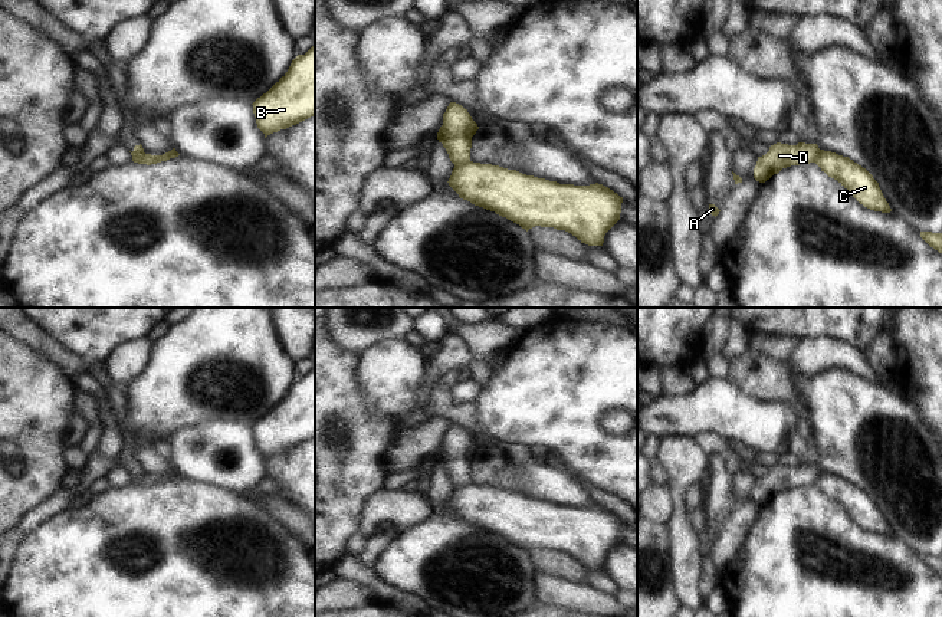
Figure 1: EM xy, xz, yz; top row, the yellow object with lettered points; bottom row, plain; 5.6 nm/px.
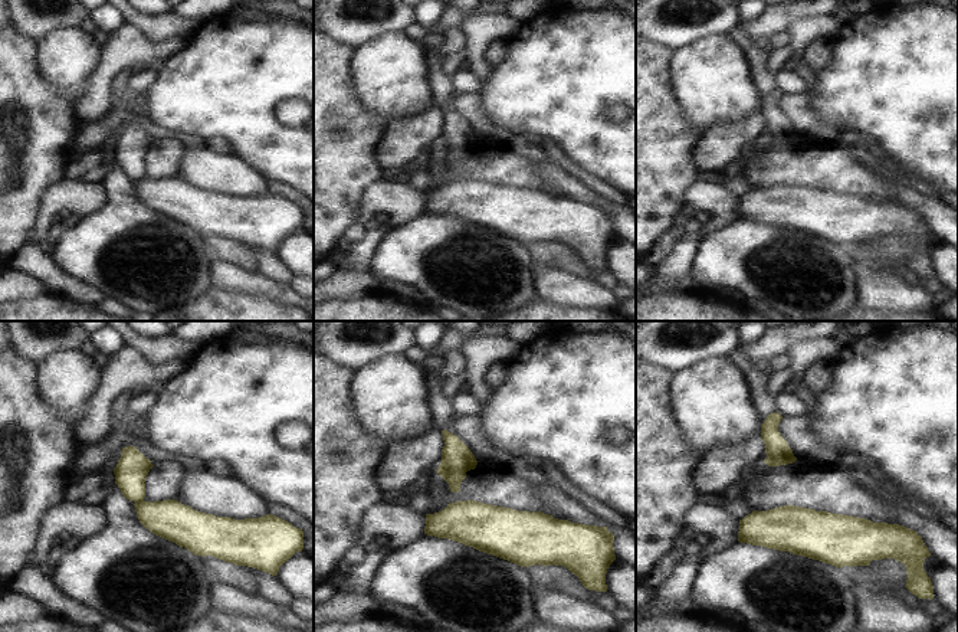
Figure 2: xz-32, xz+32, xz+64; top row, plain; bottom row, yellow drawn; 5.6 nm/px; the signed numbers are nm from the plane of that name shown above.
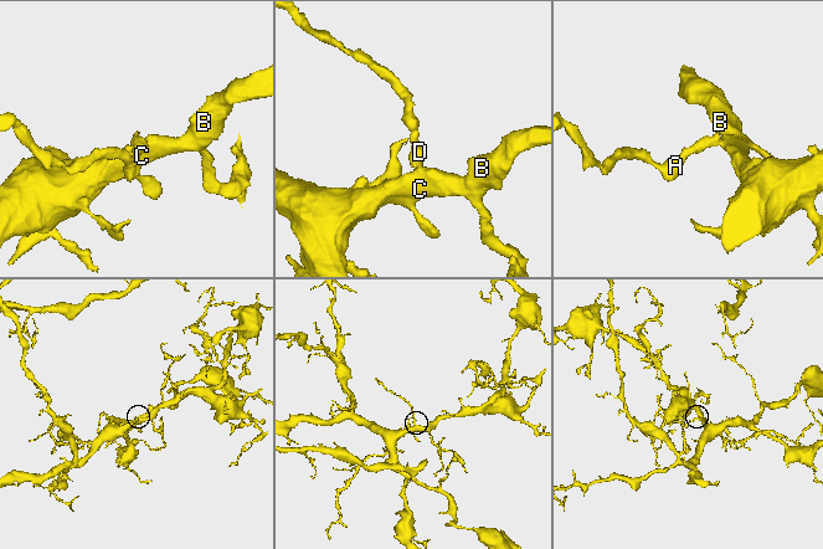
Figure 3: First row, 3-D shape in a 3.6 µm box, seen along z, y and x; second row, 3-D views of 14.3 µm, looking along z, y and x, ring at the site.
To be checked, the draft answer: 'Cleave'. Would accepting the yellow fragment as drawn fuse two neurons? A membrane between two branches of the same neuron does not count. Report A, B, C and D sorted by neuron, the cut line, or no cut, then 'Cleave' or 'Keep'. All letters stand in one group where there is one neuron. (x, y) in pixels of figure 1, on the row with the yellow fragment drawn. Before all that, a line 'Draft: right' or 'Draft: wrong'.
Draft: right
Groups: A D / B C. Split along xz (469, 160), (455, 166). Cleave.

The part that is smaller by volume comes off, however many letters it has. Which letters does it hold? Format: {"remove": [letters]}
{"remove": ["A", "D"]}

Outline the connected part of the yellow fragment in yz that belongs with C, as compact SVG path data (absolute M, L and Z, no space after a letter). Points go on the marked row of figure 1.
M820 150L815 164L828 177L837 180L864 207L882 213L892 211L879 183L866 168L849 157Z

